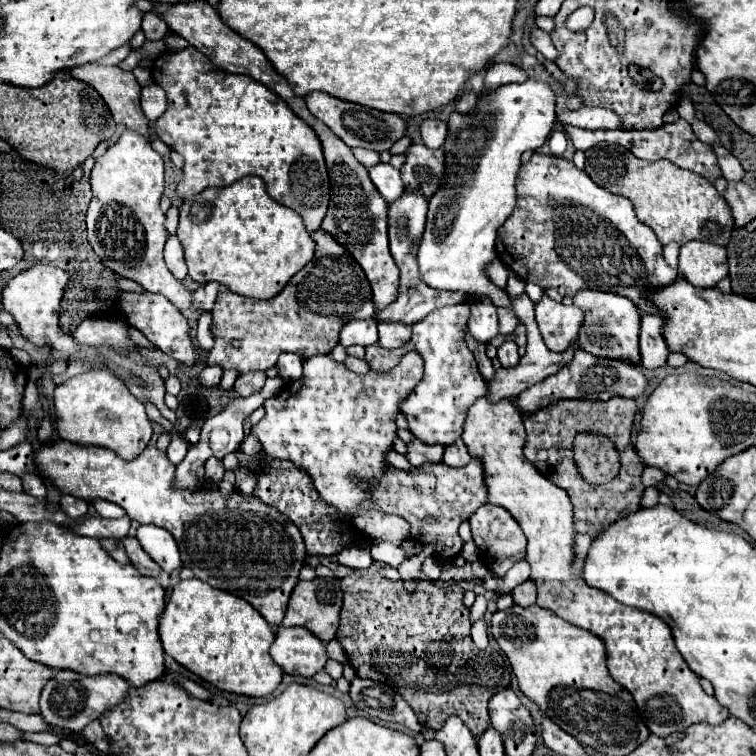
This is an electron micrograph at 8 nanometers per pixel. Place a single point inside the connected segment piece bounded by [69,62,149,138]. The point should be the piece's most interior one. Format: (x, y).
(119, 89)

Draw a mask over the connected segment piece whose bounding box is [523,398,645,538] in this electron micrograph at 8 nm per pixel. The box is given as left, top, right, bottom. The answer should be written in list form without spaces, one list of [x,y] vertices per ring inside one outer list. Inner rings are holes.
[[[611,398],[609,402],[589,402],[589,400],[561,400],[547,408],[537,410],[531,416],[525,416],[525,430],[527,442],[523,448],[525,458],[553,484],[563,488],[573,506],[575,506],[575,530],[589,536],[599,536],[607,526],[617,522],[623,514],[633,514],[641,508],[641,496],[645,486],[641,484],[639,476],[643,472],[643,464],[639,462],[637,454],[631,446],[631,430],[637,414],[635,400],[629,398]],[[589,432],[595,436],[609,438],[615,442],[619,452],[621,470],[619,474],[607,484],[589,484],[579,476],[575,458],[573,458],[573,440],[577,434]]]

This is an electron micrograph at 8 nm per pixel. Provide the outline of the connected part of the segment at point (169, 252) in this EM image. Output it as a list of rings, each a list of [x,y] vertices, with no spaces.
[[[171,236],[165,244],[165,262],[167,262],[167,268],[175,274],[175,278],[183,280],[187,276],[187,266],[185,266],[185,260],[183,260],[183,248],[179,244],[181,240],[177,240],[177,236]]]

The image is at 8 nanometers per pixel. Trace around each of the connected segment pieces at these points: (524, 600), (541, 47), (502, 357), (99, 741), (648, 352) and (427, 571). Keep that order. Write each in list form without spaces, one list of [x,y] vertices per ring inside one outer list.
[[[531,580],[519,584],[511,594],[513,594],[515,604],[519,604],[519,606],[523,606],[523,608],[535,604],[535,600],[537,600],[537,588],[535,588],[535,584],[533,584]]]
[[[533,28],[533,32],[531,32],[531,44],[533,44],[547,60],[557,60],[559,52],[557,52],[557,48],[553,46],[551,36],[549,36],[547,32],[543,32],[543,30],[539,30],[539,28]]]
[[[505,342],[497,350],[497,358],[503,368],[515,368],[519,364],[519,354],[517,354],[517,344],[515,342]]]
[[[99,720],[87,724],[87,728],[83,728],[83,736],[85,736],[97,750],[101,750],[101,752],[105,752],[105,754],[111,752],[111,748],[109,748],[109,738],[105,736]]]
[[[657,314],[641,316],[641,334],[639,334],[639,350],[641,350],[641,366],[643,368],[659,368],[667,362],[667,342],[663,338],[663,318]]]
[[[425,558],[425,562],[421,564],[421,572],[423,572],[425,578],[429,578],[429,580],[437,580],[437,578],[441,576],[441,570],[437,568],[437,564],[435,564],[433,558]]]

